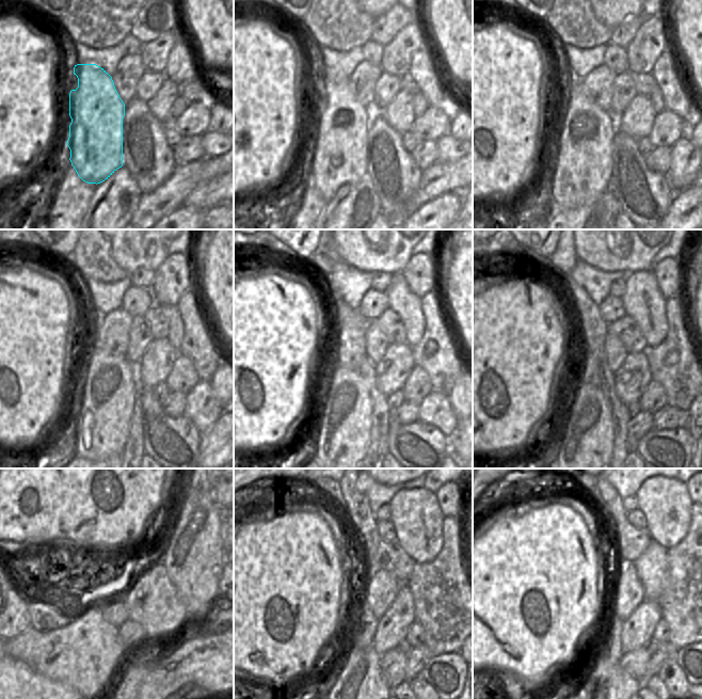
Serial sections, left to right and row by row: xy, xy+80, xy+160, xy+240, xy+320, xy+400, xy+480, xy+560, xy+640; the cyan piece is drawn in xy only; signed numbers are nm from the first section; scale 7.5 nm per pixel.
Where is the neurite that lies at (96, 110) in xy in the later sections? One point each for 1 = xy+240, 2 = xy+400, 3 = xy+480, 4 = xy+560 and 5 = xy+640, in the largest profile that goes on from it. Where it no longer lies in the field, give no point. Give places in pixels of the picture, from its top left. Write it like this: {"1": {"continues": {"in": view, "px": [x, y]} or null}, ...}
{"1": {"continues": {"in": "xy+240", "px": [102, 416]}}, "2": {"continues": {"in": "xy+400", "px": [586, 442]}}, "3": {"continues": {"in": "xy+480", "px": [113, 685]}}, "4": {"continues": {"in": "xy+560", "px": [357, 685]}}, "5": {"continues": {"in": "xy+640", "px": [606, 685]}}}

